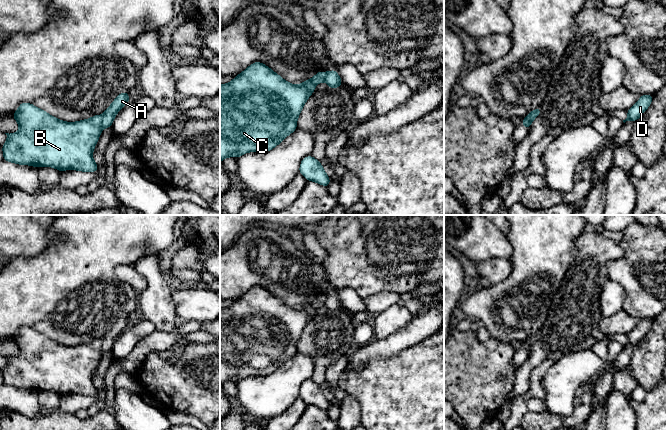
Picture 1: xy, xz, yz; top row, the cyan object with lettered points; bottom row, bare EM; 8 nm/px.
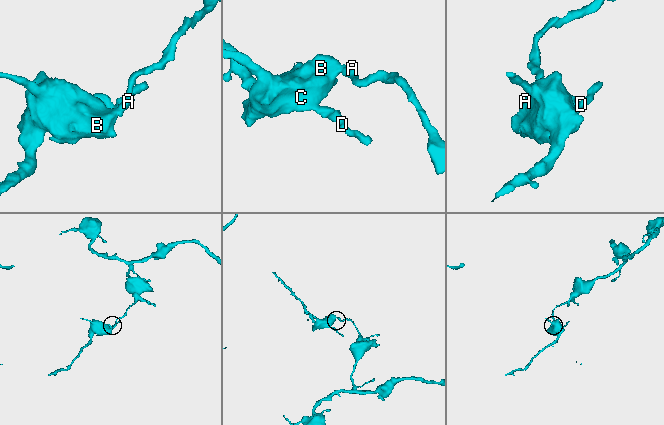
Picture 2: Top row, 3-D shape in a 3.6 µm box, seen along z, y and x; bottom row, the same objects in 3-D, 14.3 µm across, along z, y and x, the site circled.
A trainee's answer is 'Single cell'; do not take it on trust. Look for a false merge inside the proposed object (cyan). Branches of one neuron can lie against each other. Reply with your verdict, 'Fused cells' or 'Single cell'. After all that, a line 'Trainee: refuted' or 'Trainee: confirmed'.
Fused cells
Trainee: refuted

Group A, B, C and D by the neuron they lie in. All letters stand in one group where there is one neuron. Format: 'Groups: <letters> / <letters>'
Groups: A / B C D

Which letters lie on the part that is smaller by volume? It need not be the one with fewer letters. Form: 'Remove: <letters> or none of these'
Remove: B, C, D

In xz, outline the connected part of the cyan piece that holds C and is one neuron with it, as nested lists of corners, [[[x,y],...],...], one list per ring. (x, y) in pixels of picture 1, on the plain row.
[[[254,286],[232,305],[220,309],[220,387],[228,381],[238,382],[248,376],[267,376],[280,368],[297,353],[297,343],[317,308],[324,305],[326,297],[319,295],[300,309],[294,309],[261,286]]]

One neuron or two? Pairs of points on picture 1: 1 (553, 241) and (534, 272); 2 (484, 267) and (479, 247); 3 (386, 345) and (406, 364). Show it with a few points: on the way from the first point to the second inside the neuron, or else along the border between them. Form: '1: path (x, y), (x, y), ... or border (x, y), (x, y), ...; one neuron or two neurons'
1: path (545, 249), (541, 253), (539, 264); one neuron
2: border (506, 257), (492, 257), (476, 265); two neurons
3: border (417, 343), (392, 356), (373, 359); two neurons

